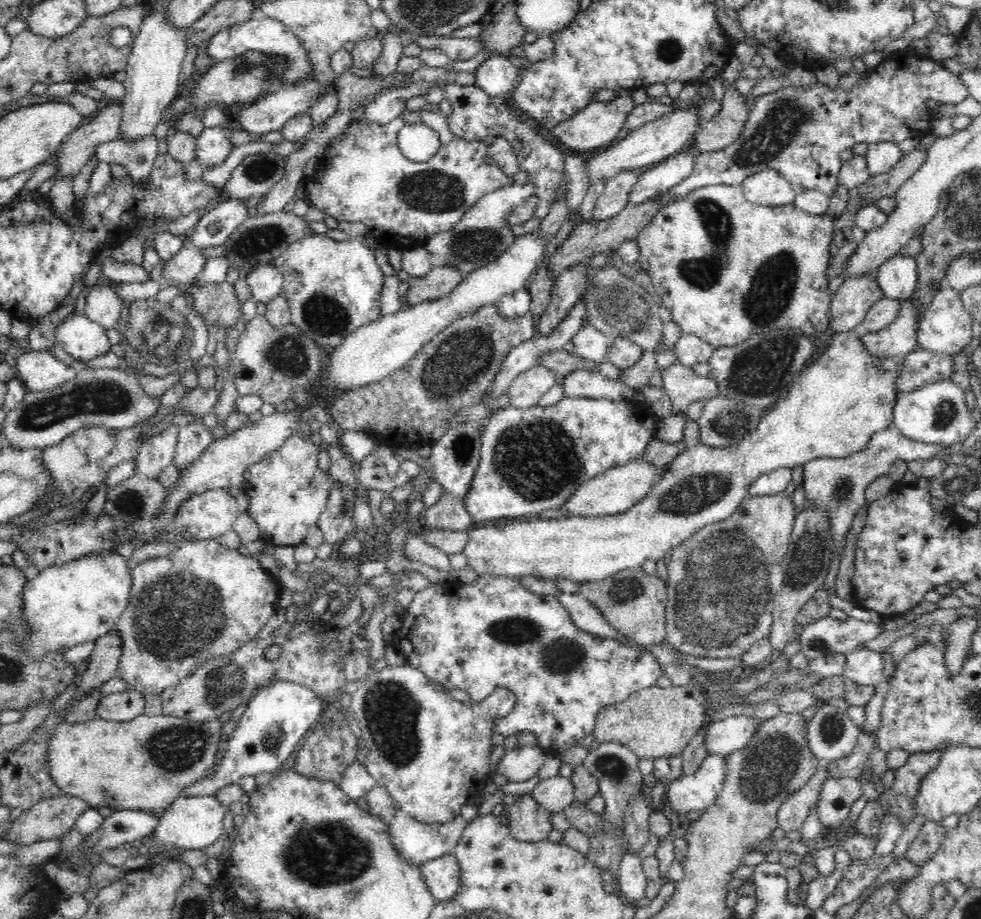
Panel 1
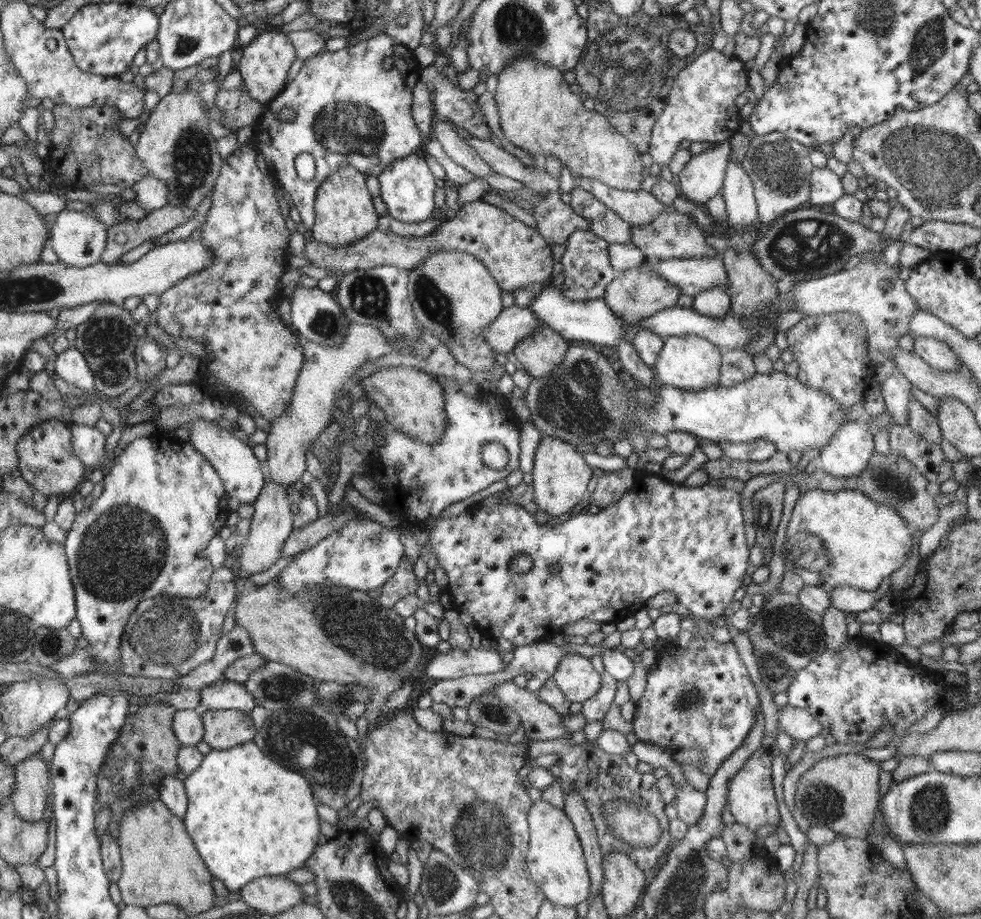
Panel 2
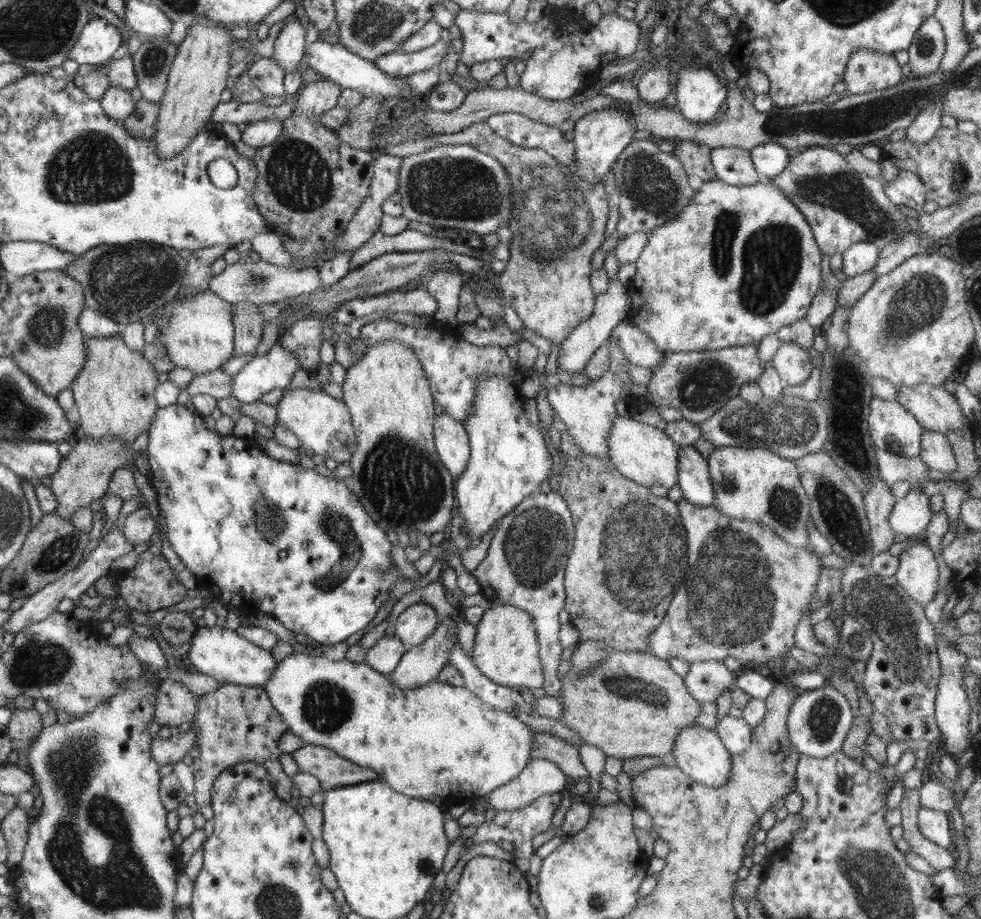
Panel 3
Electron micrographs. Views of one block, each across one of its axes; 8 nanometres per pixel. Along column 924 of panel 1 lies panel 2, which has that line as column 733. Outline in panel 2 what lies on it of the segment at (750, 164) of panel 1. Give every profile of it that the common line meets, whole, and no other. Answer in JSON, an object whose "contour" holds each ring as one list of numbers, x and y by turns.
{"contour":[[712,48,705,50,694,62,680,70,669,90,666,106,656,119,651,132,648,154,652,157,653,162,660,166,668,166,682,140,719,143,728,141,731,136,738,133,742,119,739,113,740,108,734,103,734,100,746,90,748,72,744,62,736,56,722,54]]}

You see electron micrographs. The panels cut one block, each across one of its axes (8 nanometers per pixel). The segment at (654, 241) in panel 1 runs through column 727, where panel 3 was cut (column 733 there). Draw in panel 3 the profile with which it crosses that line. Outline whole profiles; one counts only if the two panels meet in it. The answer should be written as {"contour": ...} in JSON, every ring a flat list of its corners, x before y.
{"contour":[[713,180,713,181,704,181,702,186,696,191,694,194,694,198,692,198,691,202,688,202,688,206,684,206,684,210,678,214,678,218,674,218,670,220,670,222,666,222,663,226,656,226,653,228,647,235,647,243,640,254,640,258,635,262,636,265,636,274,632,277,631,285,632,290,636,292,634,296,632,296,632,304,630,306,630,312,628,312,627,320,630,323,634,323,636,327,640,328,640,330,644,331,644,333,648,334,648,337,652,337,652,341,654,341,654,345,658,346,658,349,663,351,668,351,669,353,688,353,694,351,702,351,702,350,718,350,731,346,756,346,760,344,760,341,764,336,770,336,770,334,776,334,782,326,788,326,788,324,794,324,794,322,799,321,800,318,805,318,808,308,810,308,810,304,812,304,812,298,814,298,816,292,818,292,818,288,821,286,822,274,820,273,820,262,821,262,821,250,815,241,813,230,810,225,808,225,808,221,806,221,806,217,802,216,800,213,800,209,792,203,792,201,788,200,788,197,784,195,784,191,778,187,778,185,774,185,772,181,768,180,766,183,764,181,757,182,755,185,729,185,727,182,722,182,721,180]]}

